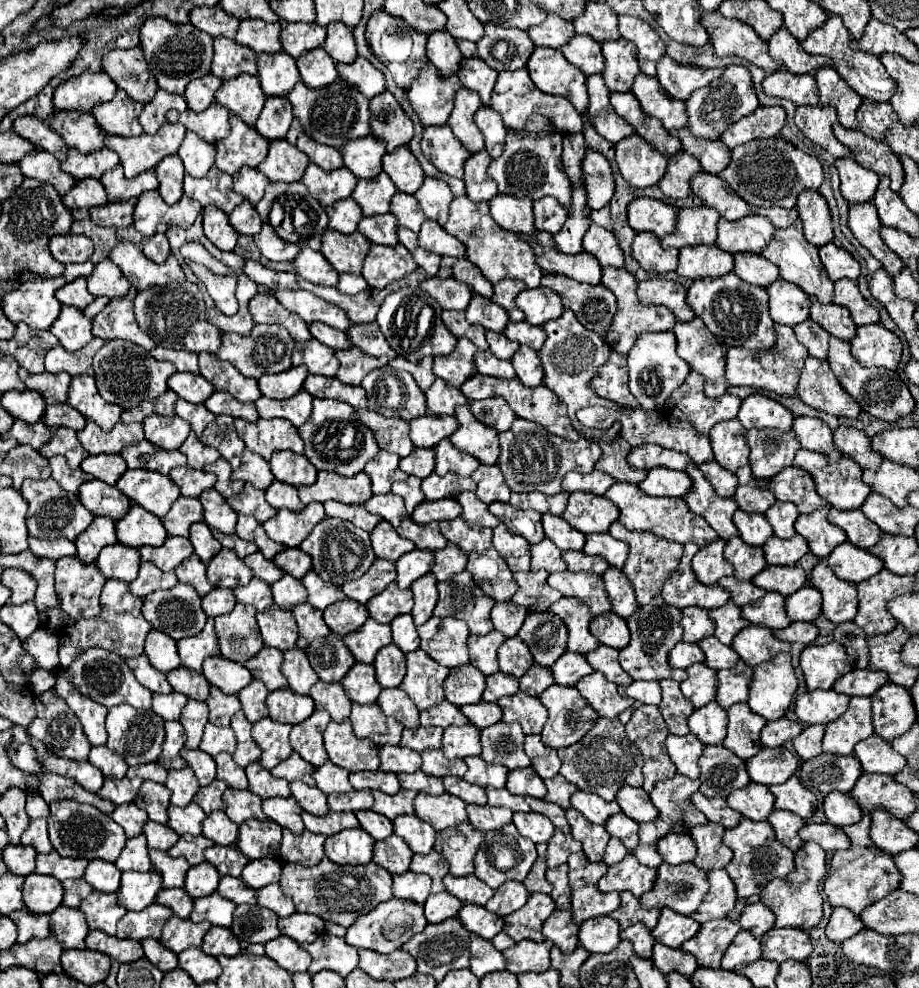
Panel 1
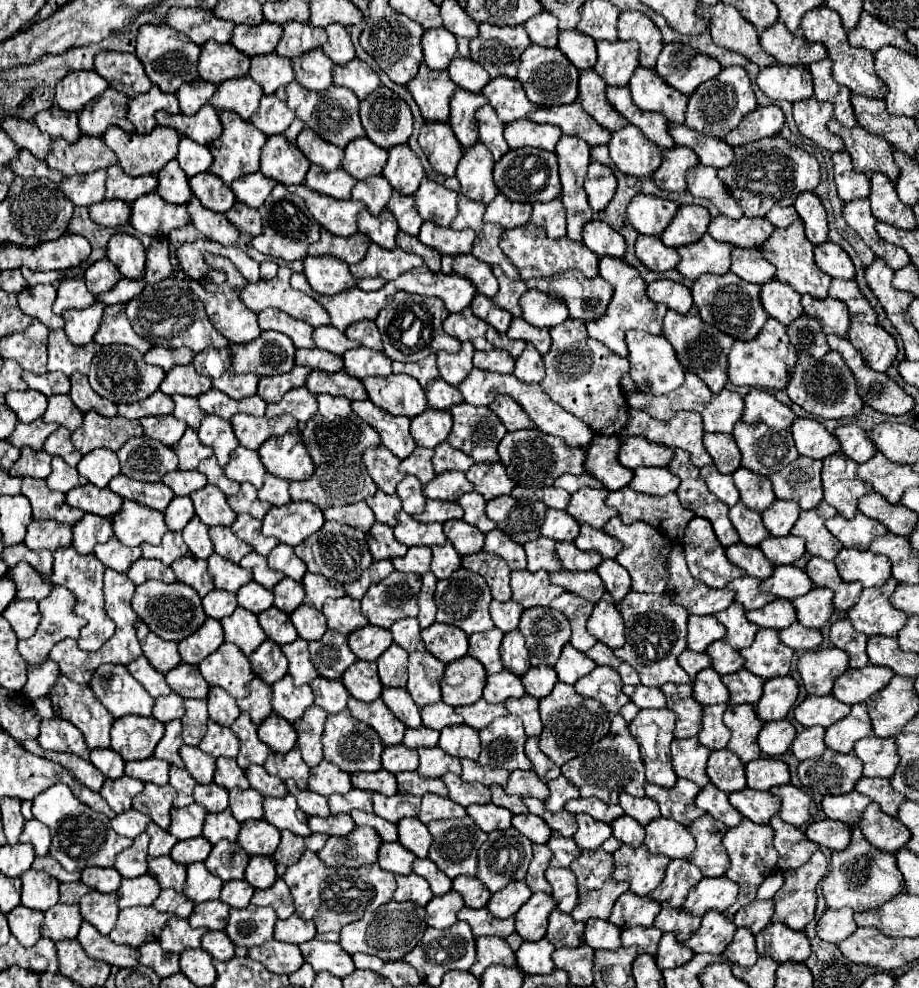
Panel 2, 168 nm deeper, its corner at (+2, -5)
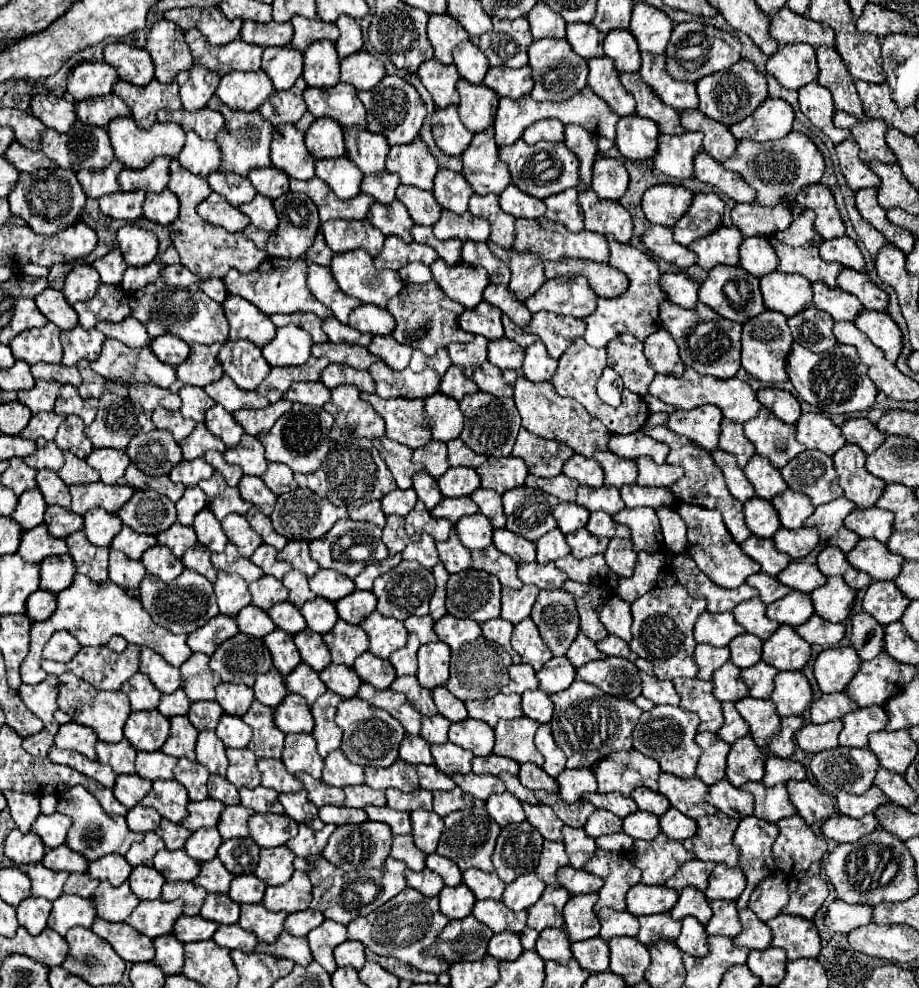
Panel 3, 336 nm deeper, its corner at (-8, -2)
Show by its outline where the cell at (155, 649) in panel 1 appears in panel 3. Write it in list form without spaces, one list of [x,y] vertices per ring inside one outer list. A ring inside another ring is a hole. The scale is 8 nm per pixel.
[[[77,574],[73,584],[57,594],[57,608],[51,614],[51,618],[41,624],[31,626],[31,648],[29,648],[27,660],[23,660],[23,664],[21,664],[23,684],[39,684],[47,676],[47,672],[41,668],[41,662],[43,662],[41,650],[43,650],[45,642],[51,638],[51,634],[57,630],[71,632],[79,640],[81,646],[105,646],[113,634],[119,634],[127,642],[153,648],[171,666],[181,666],[193,654],[185,642],[187,636],[167,632],[167,628],[161,628],[159,624],[155,624],[151,620],[151,616],[143,610],[139,600],[133,600],[123,588],[119,588],[111,580],[93,582],[87,576]]]

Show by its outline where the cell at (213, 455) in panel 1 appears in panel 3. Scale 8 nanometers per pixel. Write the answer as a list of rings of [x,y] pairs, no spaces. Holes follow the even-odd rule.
[[[197,424],[195,430],[193,430],[187,438],[183,438],[183,440],[179,442],[179,446],[181,446],[181,450],[183,450],[183,458],[185,458],[185,460],[201,458],[201,456],[205,456],[205,452],[209,452],[209,450],[225,452],[225,444],[223,444],[217,436],[213,436],[213,434],[205,428],[205,424]]]

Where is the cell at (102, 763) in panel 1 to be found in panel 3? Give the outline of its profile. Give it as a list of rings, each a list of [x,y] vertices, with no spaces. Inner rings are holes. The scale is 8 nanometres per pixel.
[[[127,740],[117,744],[97,742],[97,760],[109,764],[115,774],[133,774],[135,772],[135,750]]]

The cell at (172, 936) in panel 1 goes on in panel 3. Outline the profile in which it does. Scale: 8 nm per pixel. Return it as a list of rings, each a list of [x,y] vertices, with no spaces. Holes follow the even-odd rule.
[[[179,916],[179,920],[173,926],[173,934],[179,942],[199,942],[199,940],[209,940],[213,932],[217,930],[215,922],[203,920],[201,916]]]

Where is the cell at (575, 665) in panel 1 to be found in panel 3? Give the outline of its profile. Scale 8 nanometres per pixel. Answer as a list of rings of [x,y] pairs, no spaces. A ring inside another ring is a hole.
[[[579,632],[577,638],[573,640],[569,652],[567,652],[567,658],[569,658],[569,662],[571,662],[575,668],[579,668],[579,666],[583,666],[583,664],[587,664],[587,662],[601,660],[603,654],[597,650],[597,646],[595,646],[593,640],[589,640],[585,634]]]

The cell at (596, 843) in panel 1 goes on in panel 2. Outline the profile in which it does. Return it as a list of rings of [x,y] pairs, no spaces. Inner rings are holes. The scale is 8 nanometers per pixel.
[[[577,815],[577,823],[579,829],[573,839],[581,849],[597,849],[605,839],[611,837],[611,827],[601,821],[595,821],[591,815]]]

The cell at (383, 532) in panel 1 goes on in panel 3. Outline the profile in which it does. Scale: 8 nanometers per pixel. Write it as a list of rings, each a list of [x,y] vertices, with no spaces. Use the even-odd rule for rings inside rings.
[[[387,516],[387,524],[383,528],[383,544],[387,546],[389,556],[403,552],[403,548],[409,542],[419,540],[419,536],[407,536],[405,530],[403,530],[403,524],[405,524],[403,518],[399,518],[399,516]]]

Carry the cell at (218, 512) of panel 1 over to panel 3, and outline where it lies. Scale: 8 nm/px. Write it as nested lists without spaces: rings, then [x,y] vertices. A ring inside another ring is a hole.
[[[215,472],[209,480],[199,482],[199,488],[205,492],[207,508],[217,516],[217,520],[223,520],[231,512],[245,516],[253,506],[253,504],[241,500],[239,490],[231,488],[219,472]]]

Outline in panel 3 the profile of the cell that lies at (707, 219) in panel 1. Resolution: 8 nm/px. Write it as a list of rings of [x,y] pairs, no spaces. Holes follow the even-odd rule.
[[[713,192],[695,194],[689,210],[673,226],[675,242],[679,242],[683,246],[689,246],[693,240],[715,232],[721,224],[723,206],[725,206],[723,200]]]

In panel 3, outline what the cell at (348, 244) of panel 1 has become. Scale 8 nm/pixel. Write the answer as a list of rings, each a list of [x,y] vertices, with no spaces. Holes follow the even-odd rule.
[[[331,220],[321,224],[321,232],[333,252],[363,248],[371,256],[377,256],[385,242],[385,236],[369,220]]]

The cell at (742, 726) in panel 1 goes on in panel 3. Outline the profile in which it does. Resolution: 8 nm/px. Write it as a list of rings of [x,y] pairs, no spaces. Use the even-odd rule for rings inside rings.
[[[745,696],[743,700],[735,702],[739,714],[749,724],[749,734],[755,740],[755,744],[765,750],[769,742],[781,732],[781,718],[775,712],[775,704],[771,700],[757,700],[751,696]]]

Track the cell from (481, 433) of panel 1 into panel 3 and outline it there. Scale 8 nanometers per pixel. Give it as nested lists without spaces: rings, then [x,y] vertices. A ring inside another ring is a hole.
[[[475,392],[465,396],[461,402],[461,412],[465,418],[465,426],[461,432],[461,440],[471,446],[475,454],[493,456],[493,458],[507,458],[511,456],[511,448],[515,444],[517,432],[521,428],[519,412],[513,404],[513,398],[495,398],[485,392]]]

